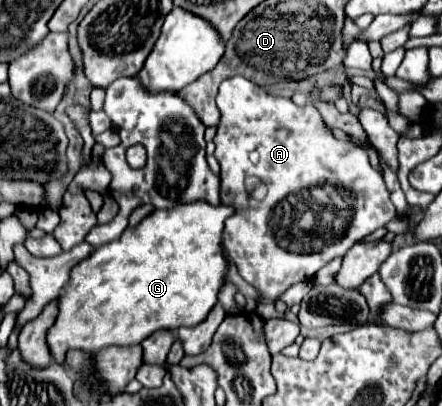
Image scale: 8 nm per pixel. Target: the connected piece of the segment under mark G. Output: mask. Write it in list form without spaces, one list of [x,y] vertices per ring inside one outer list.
[[[205,199],[179,207],[155,209],[137,227],[127,227],[119,239],[97,247],[71,269],[71,279],[65,285],[65,293],[59,297],[59,315],[47,333],[51,355],[63,363],[69,349],[97,353],[107,345],[137,345],[159,329],[193,327],[201,323],[217,303],[221,285],[227,279],[229,261],[223,247],[223,225],[233,213],[235,209],[231,205],[211,205]]]

